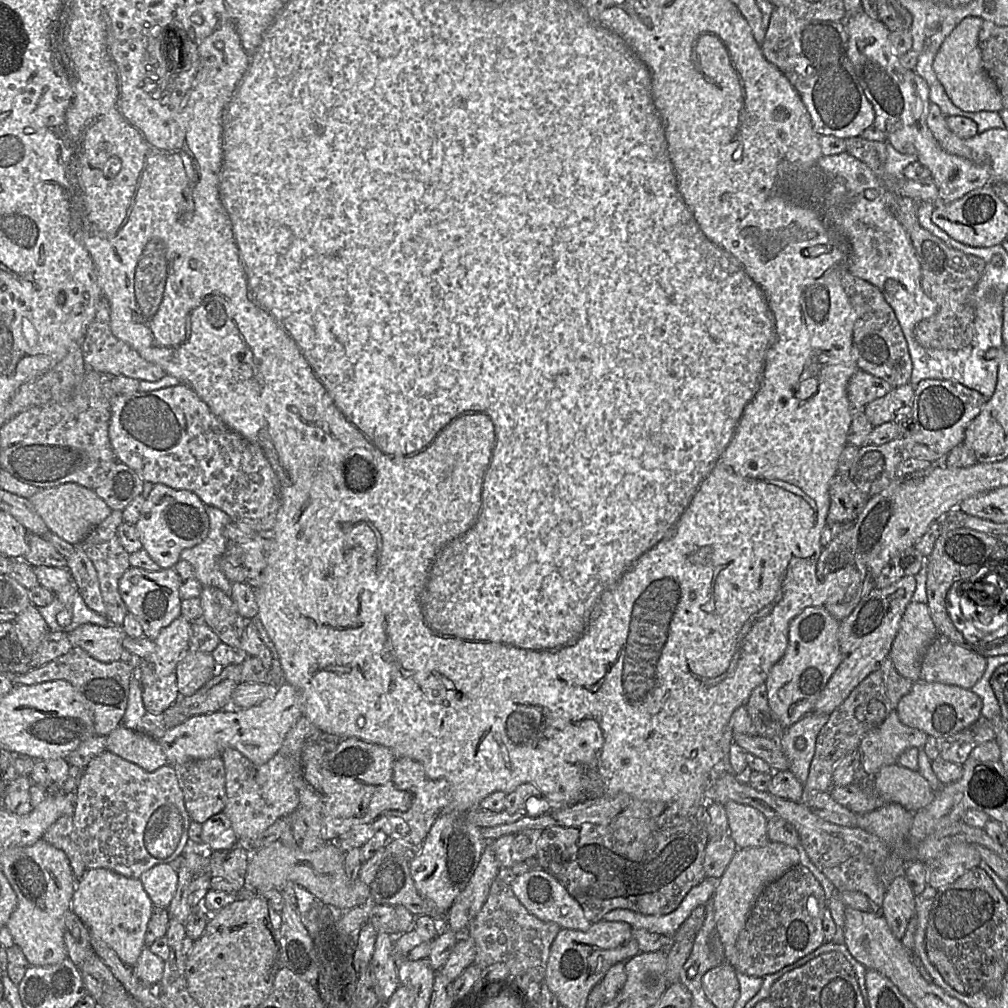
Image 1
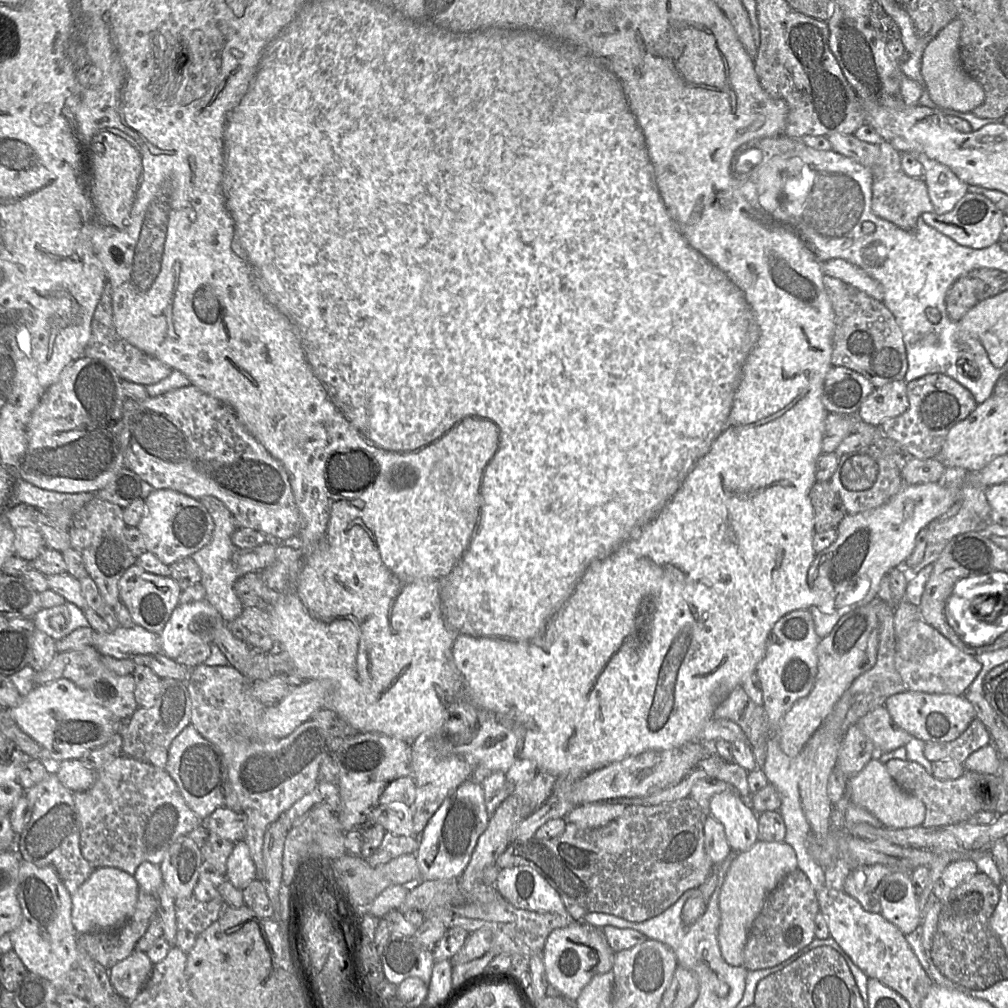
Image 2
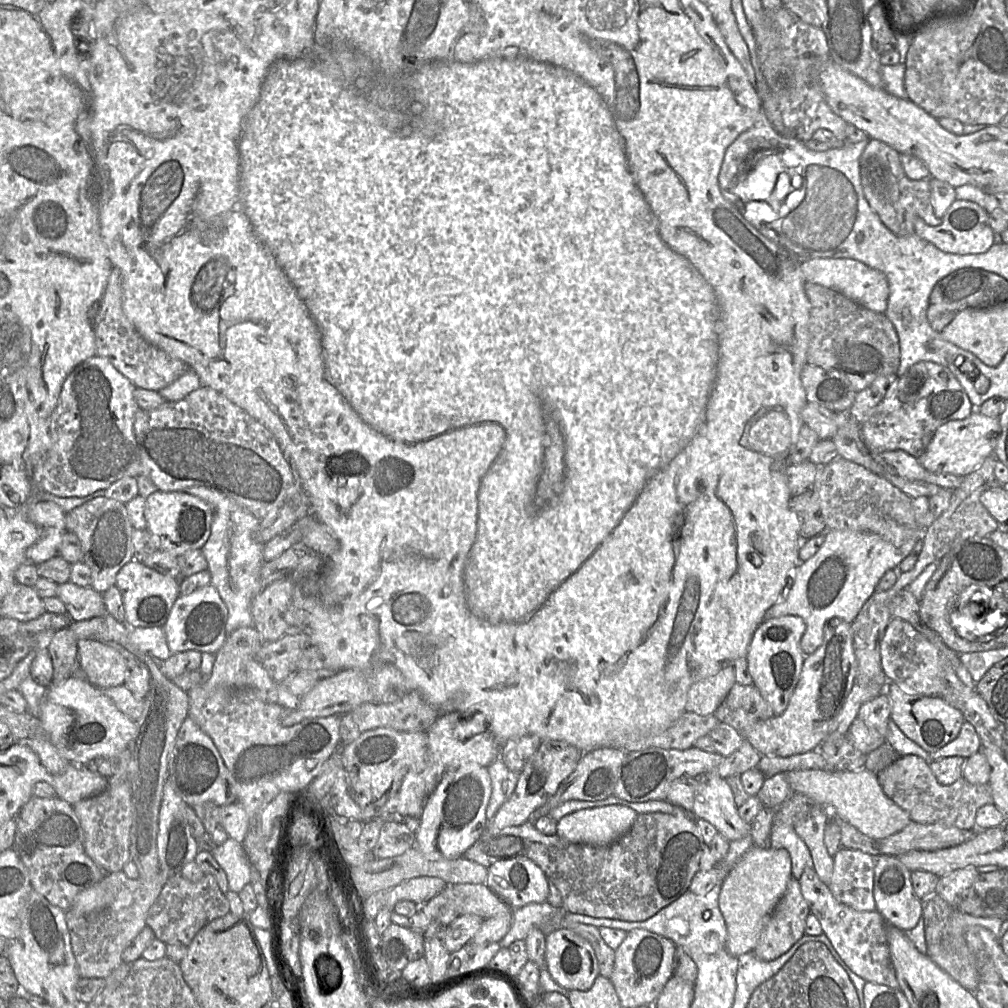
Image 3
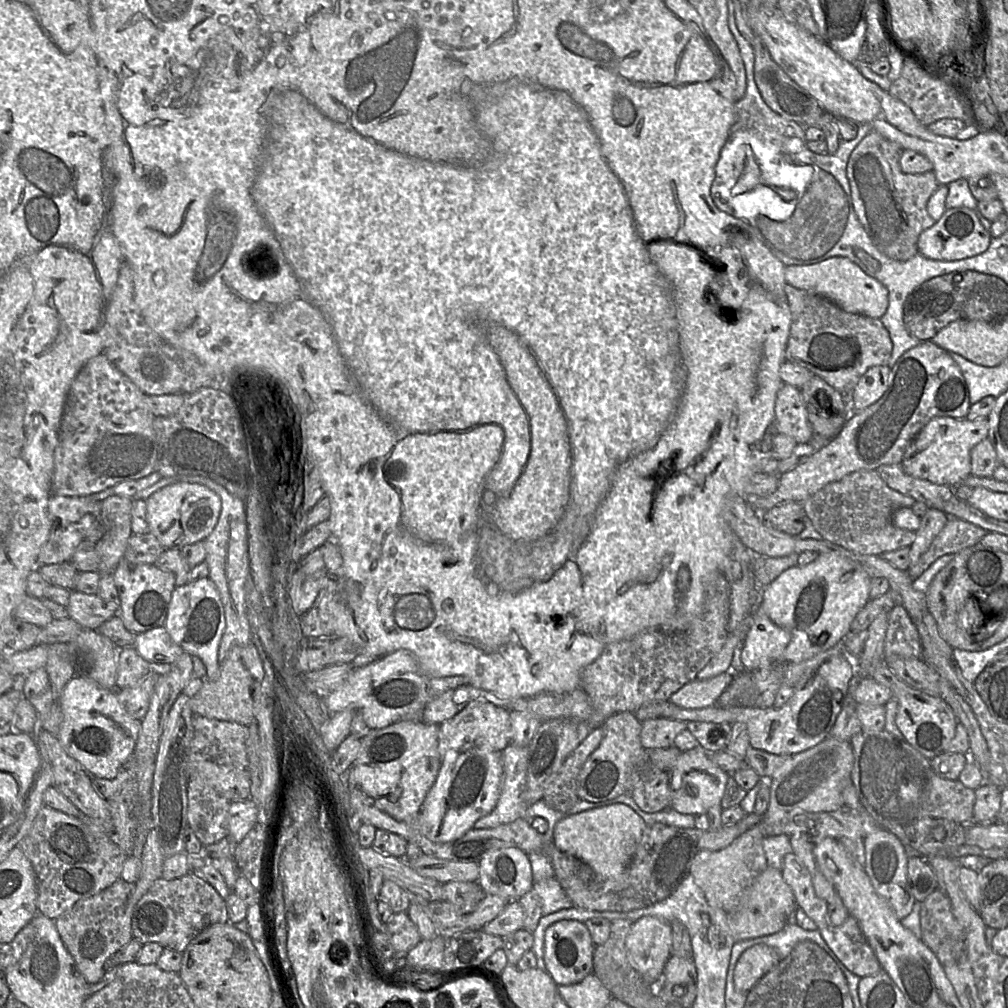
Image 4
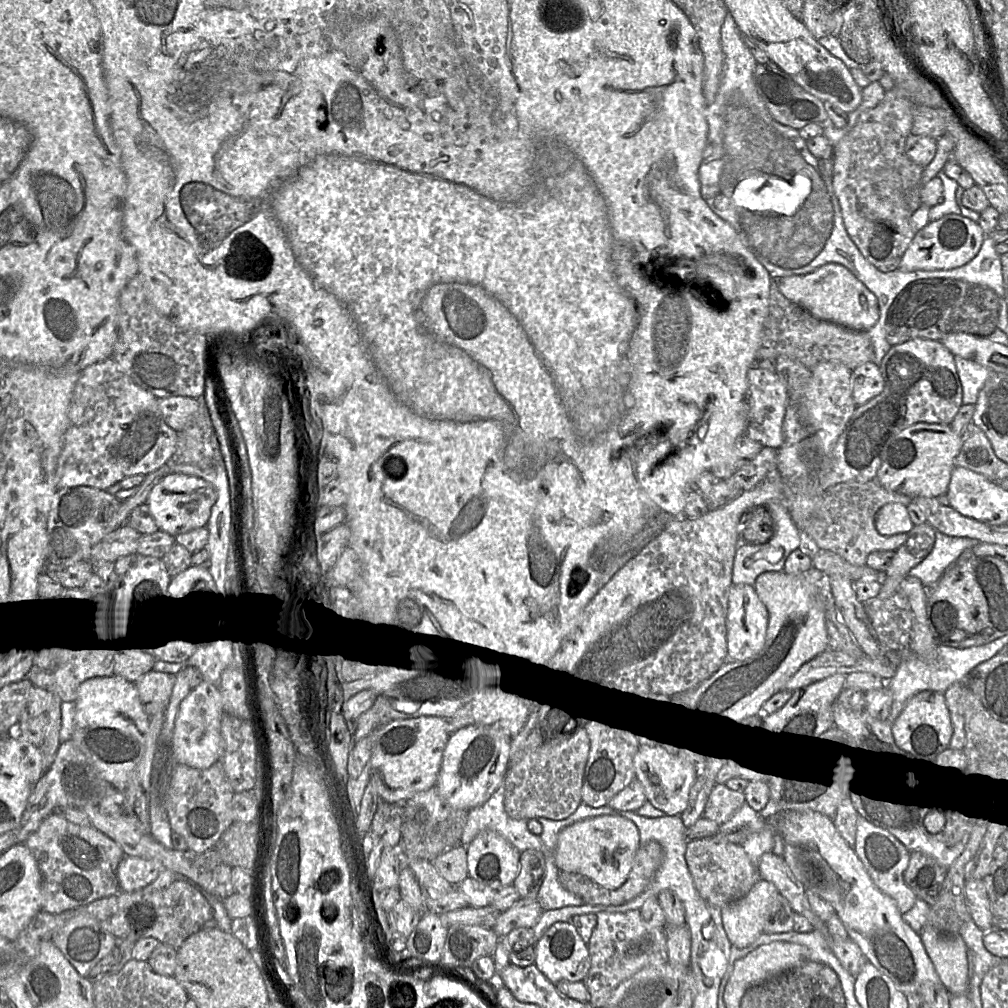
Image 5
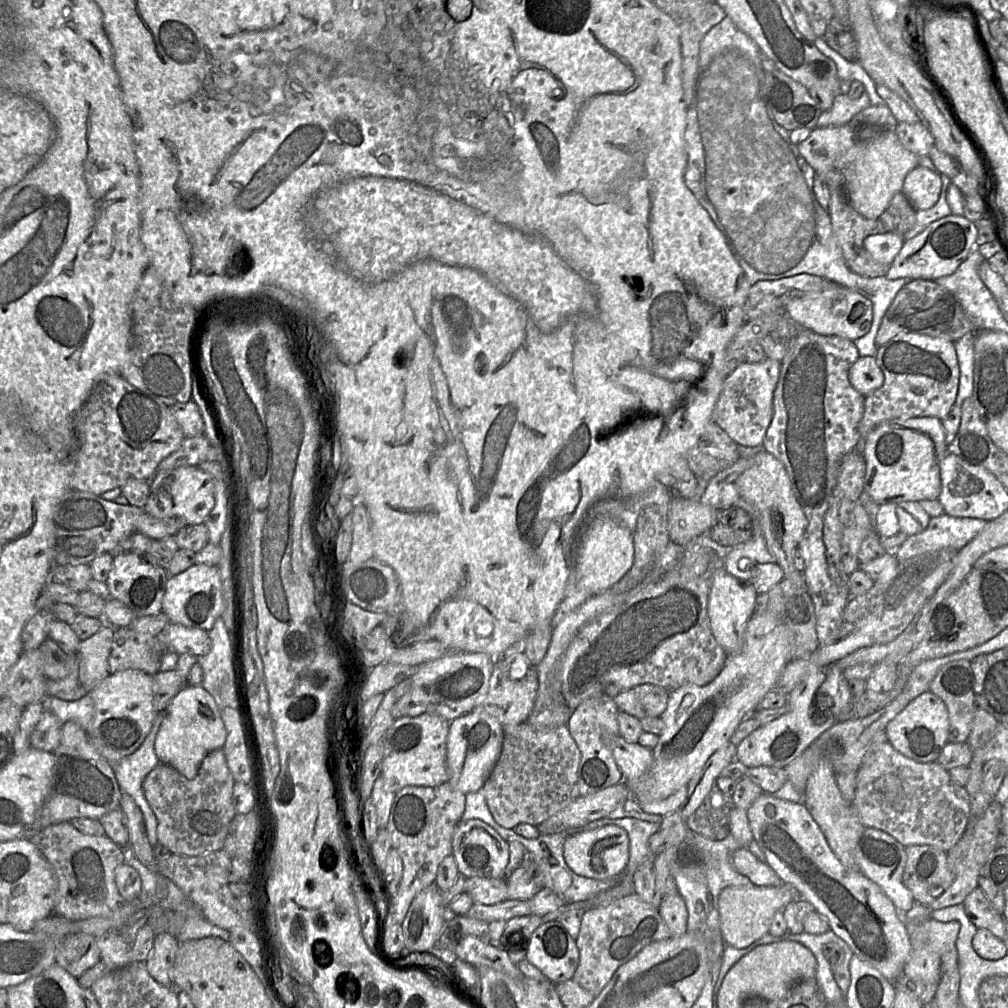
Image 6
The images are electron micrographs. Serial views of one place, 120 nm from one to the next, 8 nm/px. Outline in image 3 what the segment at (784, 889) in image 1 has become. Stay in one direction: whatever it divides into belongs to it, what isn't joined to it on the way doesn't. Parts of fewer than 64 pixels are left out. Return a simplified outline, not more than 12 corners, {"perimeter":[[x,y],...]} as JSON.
{"perimeter":[[798,879],[766,920],[753,950],[772,961],[804,936],[810,913]]}

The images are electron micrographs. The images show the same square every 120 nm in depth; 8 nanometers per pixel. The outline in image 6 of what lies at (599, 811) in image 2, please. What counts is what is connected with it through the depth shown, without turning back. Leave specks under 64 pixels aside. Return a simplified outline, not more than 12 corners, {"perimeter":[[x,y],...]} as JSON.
{"perimeter":[[612,824],[571,835],[563,857],[579,876],[614,877],[629,860]]}

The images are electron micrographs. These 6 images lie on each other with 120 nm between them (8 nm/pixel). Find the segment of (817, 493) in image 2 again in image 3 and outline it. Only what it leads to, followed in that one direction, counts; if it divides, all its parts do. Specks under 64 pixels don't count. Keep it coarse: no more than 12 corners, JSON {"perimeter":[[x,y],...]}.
{"perimeter":[[817,494],[792,496],[789,508],[800,518],[800,537],[825,530]]}

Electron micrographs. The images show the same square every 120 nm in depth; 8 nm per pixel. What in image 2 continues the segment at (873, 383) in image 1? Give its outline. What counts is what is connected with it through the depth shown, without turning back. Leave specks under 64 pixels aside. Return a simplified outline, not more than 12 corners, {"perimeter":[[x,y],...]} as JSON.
{"perimeter":[[832,366],[822,401],[855,415],[875,389],[861,374]]}

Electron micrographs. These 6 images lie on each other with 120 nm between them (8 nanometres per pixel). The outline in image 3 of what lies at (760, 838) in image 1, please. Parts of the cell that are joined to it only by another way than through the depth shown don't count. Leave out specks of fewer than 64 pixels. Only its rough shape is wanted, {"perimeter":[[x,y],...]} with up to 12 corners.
{"perimeter":[[724,778],[695,780],[694,818],[729,842],[751,835]]}

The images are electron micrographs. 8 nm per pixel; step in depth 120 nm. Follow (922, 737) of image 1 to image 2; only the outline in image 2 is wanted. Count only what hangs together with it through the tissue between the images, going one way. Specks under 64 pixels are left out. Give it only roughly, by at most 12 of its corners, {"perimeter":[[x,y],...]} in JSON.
{"perimeter":[[885,705],[857,726],[876,753],[905,747],[913,738],[894,722]]}

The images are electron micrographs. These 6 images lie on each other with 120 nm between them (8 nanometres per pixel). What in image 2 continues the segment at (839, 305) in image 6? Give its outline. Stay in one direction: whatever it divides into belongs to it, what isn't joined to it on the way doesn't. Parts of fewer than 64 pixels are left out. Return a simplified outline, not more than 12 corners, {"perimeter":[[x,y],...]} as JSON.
{"perimeter":[[844,259],[824,261],[824,275],[883,301],[882,285]]}

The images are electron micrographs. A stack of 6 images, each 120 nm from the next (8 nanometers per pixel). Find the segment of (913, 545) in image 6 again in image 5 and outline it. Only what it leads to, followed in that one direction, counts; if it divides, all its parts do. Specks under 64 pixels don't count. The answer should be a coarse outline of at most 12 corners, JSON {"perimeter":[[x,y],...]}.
{"perimeter":[[936,531],[933,549],[909,575],[932,588],[978,542]]}

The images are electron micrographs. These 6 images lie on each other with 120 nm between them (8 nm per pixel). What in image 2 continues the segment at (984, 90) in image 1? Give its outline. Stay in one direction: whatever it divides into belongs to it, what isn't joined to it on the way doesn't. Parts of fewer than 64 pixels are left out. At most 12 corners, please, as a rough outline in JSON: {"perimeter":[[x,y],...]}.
{"perimeter":[[954,19],[922,54],[924,90],[940,109],[970,113],[982,86],[961,64]]}

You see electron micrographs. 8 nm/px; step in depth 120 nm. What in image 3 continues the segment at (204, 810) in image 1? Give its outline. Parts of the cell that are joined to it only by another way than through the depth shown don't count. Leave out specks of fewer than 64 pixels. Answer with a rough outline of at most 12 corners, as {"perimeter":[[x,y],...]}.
{"perimeter":[[190,716],[168,757],[169,780],[191,807],[237,801],[213,739]]}

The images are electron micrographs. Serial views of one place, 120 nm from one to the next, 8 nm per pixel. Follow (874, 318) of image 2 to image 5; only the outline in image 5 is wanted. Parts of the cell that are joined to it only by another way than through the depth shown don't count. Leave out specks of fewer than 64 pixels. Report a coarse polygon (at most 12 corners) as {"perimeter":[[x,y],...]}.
{"perimeter":[[771,283],[758,360],[872,362],[868,331],[814,317]]}

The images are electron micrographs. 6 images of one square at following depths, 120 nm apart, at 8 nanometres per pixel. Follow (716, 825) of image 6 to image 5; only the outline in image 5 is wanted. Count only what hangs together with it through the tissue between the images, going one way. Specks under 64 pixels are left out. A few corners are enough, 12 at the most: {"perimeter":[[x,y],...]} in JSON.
{"perimeter":[[724,783],[711,790],[703,818],[722,825],[744,804]]}

